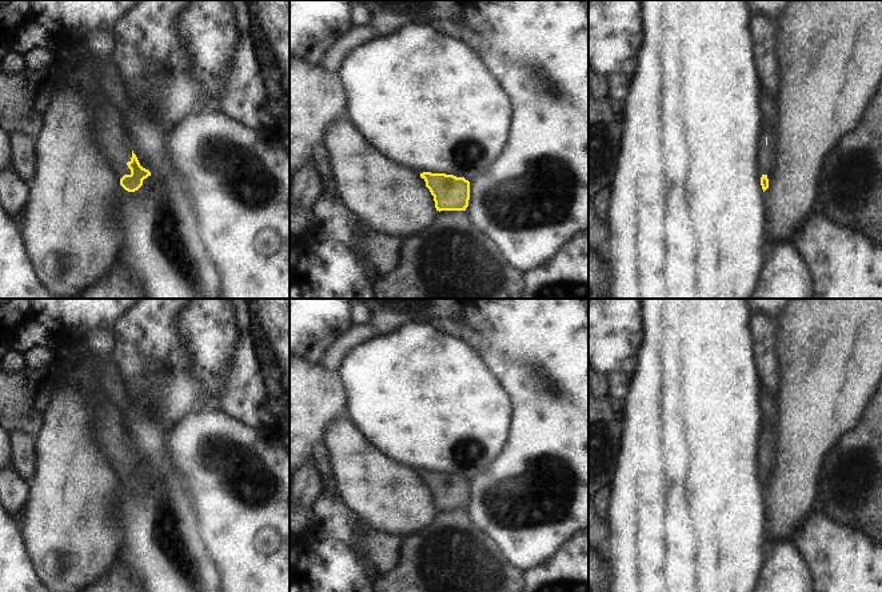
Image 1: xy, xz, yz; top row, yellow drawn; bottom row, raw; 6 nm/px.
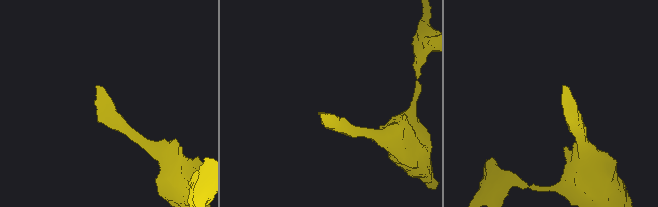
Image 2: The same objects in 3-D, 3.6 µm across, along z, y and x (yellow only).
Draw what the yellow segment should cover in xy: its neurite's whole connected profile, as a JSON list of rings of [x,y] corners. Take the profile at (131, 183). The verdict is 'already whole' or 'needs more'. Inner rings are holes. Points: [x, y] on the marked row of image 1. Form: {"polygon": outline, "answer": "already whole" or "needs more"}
{"polygon": [[[105,99],[95,101],[93,137],[97,147],[120,179],[120,185],[128,192],[135,192],[143,185],[143,180],[151,176],[151,172],[140,165],[133,151],[131,160],[127,164],[123,161],[121,121],[123,116],[115,105]]], "answer": "needs more"}

